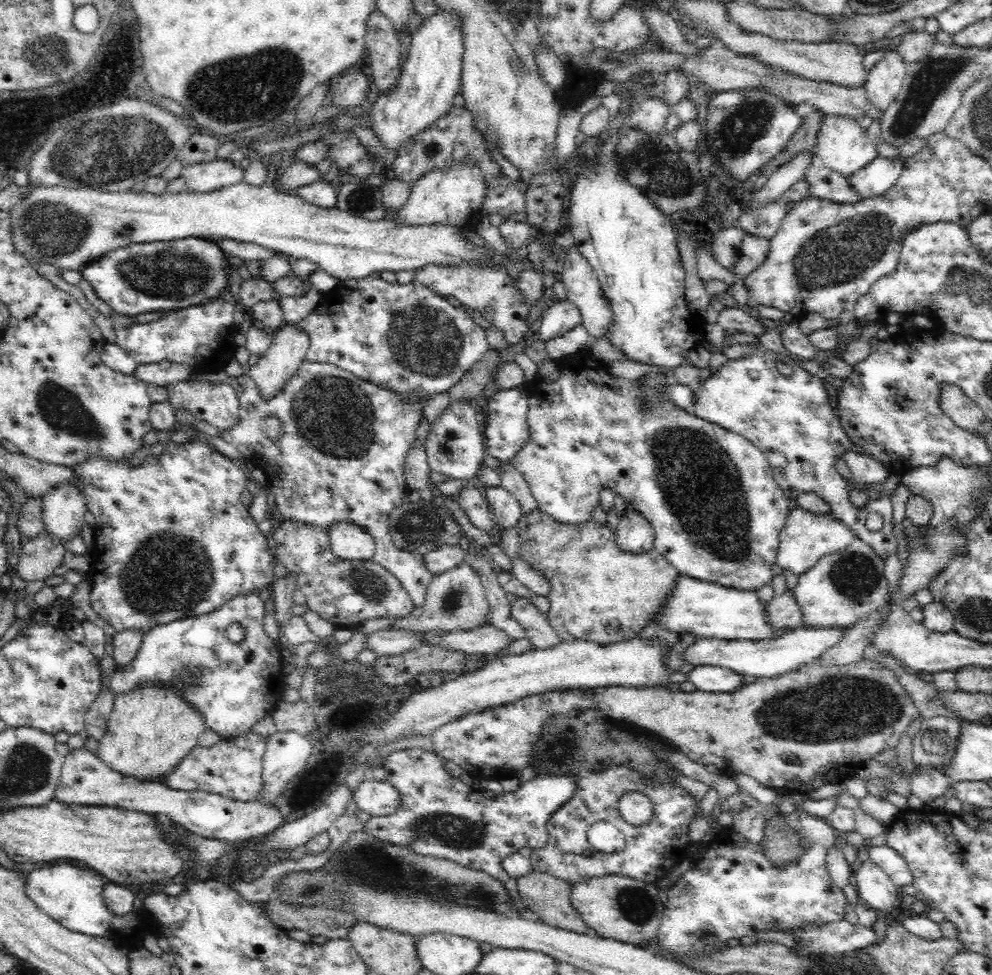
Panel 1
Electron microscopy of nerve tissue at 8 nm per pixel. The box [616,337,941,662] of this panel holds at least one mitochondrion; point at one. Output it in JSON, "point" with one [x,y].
{"point":[701,488]}

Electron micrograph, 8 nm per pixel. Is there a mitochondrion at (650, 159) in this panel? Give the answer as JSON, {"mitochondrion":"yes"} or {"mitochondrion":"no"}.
{"mitochondrion":"yes"}

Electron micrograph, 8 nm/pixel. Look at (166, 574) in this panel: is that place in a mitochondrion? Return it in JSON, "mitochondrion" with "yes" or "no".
{"mitochondrion":"yes"}

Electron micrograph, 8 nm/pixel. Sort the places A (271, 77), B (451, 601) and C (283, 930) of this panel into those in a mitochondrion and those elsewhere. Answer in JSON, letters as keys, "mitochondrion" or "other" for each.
{"A":"mitochondrion","B":"mitochondrion","C":"other"}

